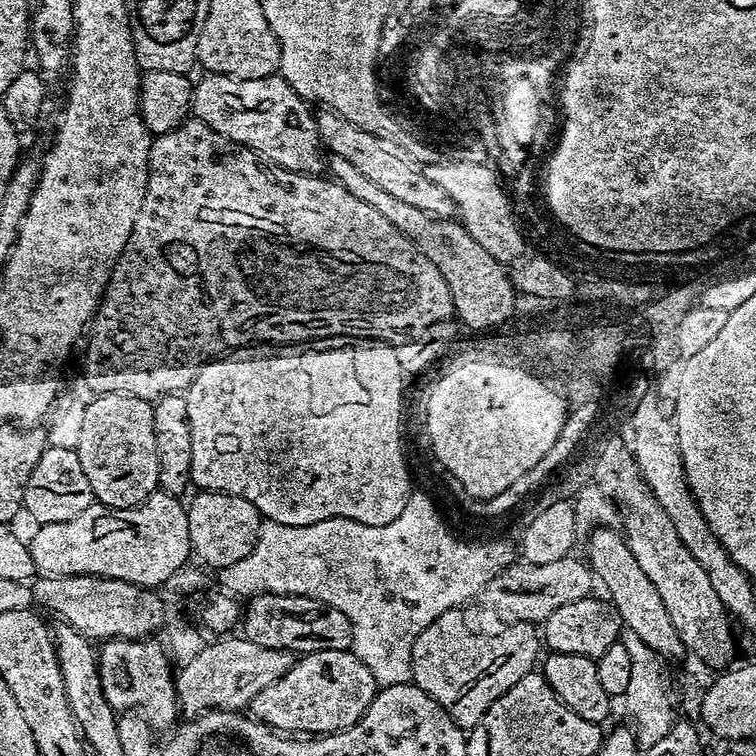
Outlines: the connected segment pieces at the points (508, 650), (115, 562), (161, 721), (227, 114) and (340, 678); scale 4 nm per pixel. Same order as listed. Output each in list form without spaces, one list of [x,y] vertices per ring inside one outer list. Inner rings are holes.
[[[456,610],[444,612],[418,634],[412,651],[411,683],[437,700],[459,728],[471,730],[497,698],[537,667],[542,640],[532,624],[515,624],[497,636],[486,636],[464,625],[460,614]]]
[[[157,490],[139,508],[107,508],[94,502],[82,510],[78,518],[70,518],[70,522],[41,524],[35,529],[37,532],[32,540],[30,536],[27,541],[36,571],[46,576],[105,576],[111,580],[137,584],[140,588],[159,589],[159,584],[167,585],[169,578],[185,568],[193,555],[188,509],[180,503],[177,497]]]
[[[152,638],[106,640],[99,649],[98,659],[106,702],[110,702],[112,709],[118,714],[132,714],[139,710],[153,729],[160,730],[170,727],[176,720],[178,680],[174,668],[172,672],[170,656],[168,661],[163,646],[154,641]]]
[[[204,74],[192,90],[191,115],[230,142],[256,153],[261,160],[291,172],[316,174],[322,168],[322,145],[309,105],[277,74],[266,78],[230,78]]]
[[[318,650],[305,652],[293,663],[292,669],[278,678],[274,686],[266,686],[262,694],[258,694],[250,705],[264,723],[285,734],[327,734],[341,732],[354,726],[366,714],[370,702],[376,696],[378,685],[370,666],[362,662],[352,650]]]

